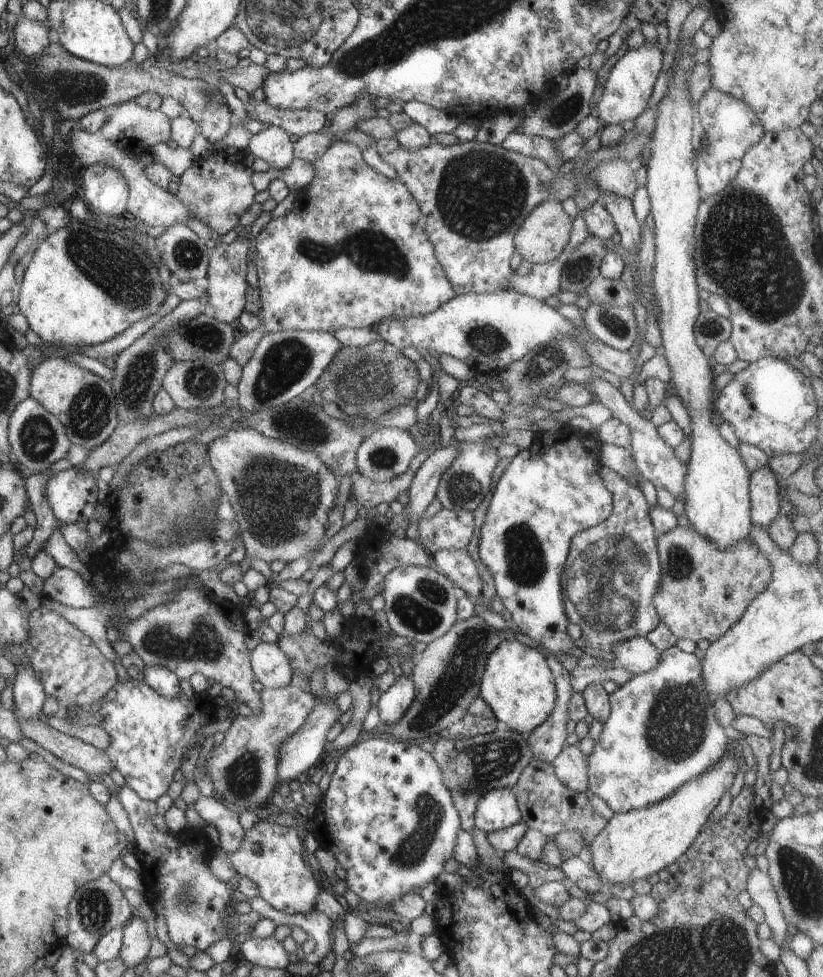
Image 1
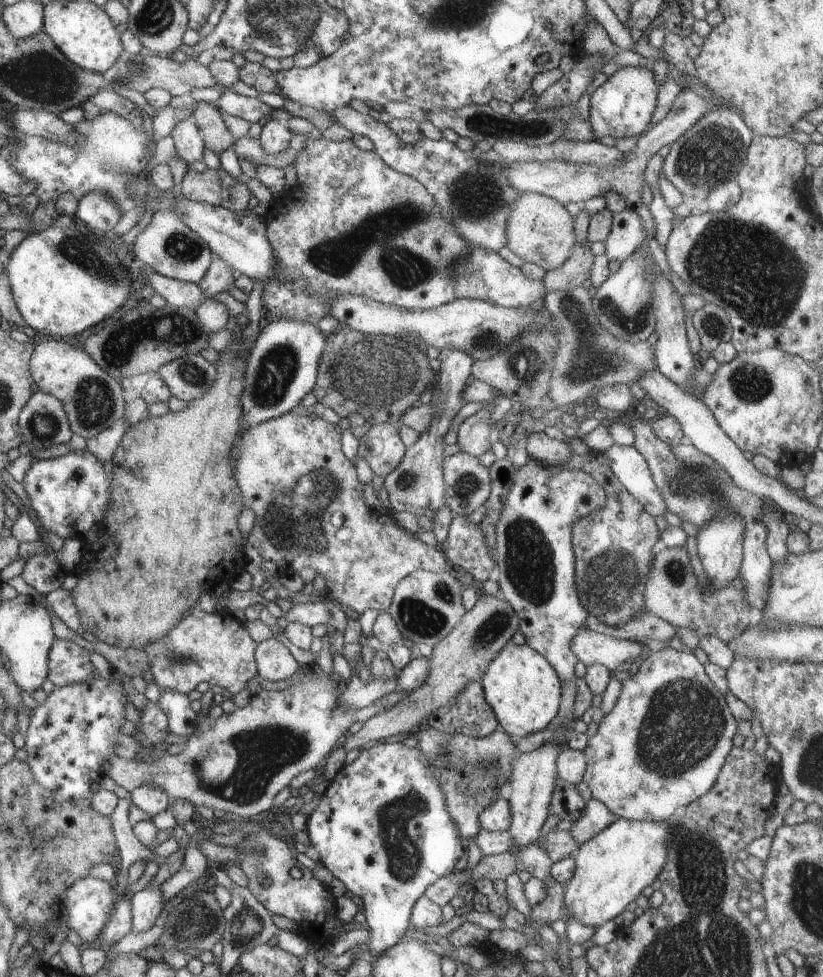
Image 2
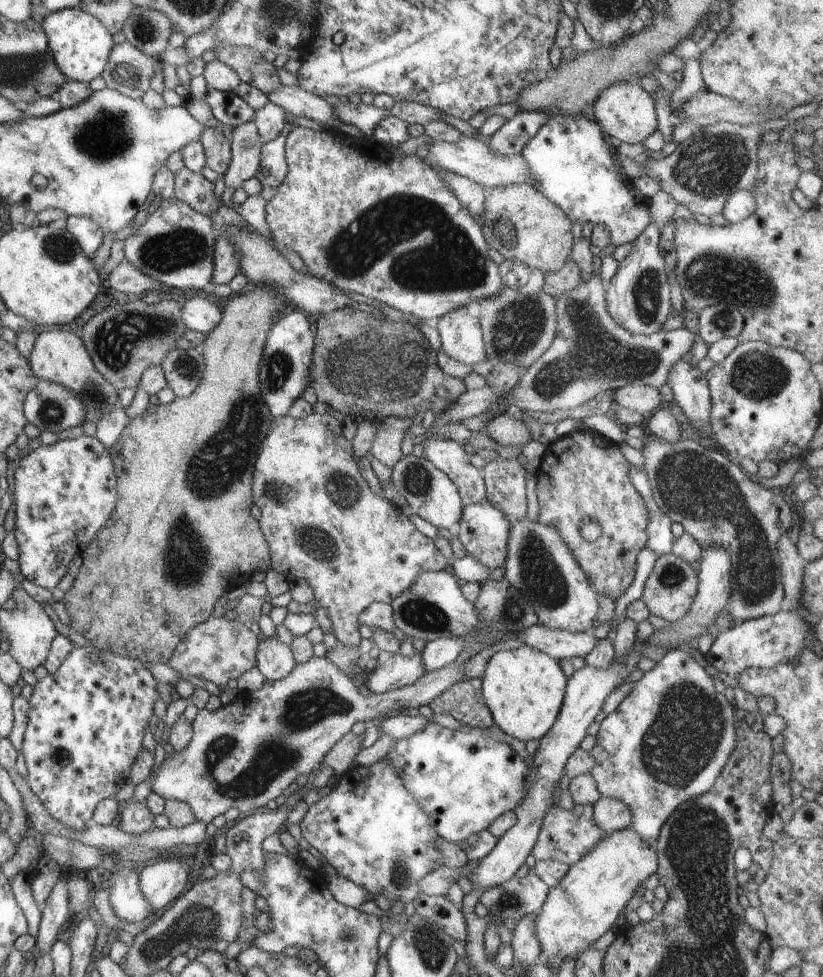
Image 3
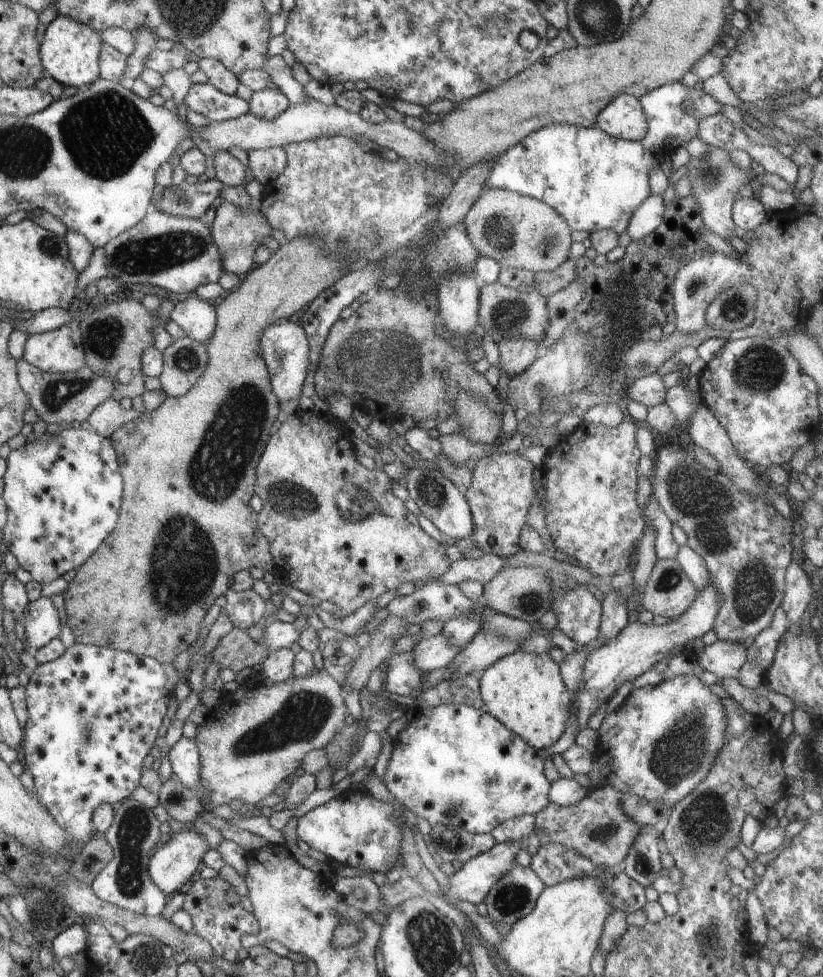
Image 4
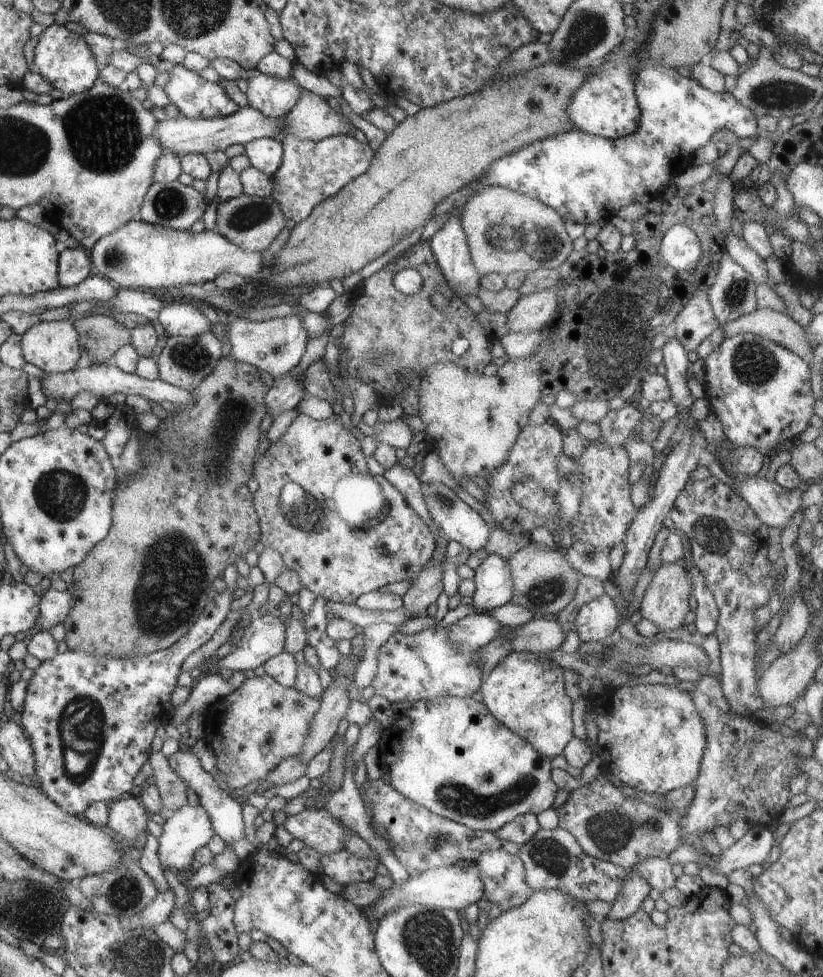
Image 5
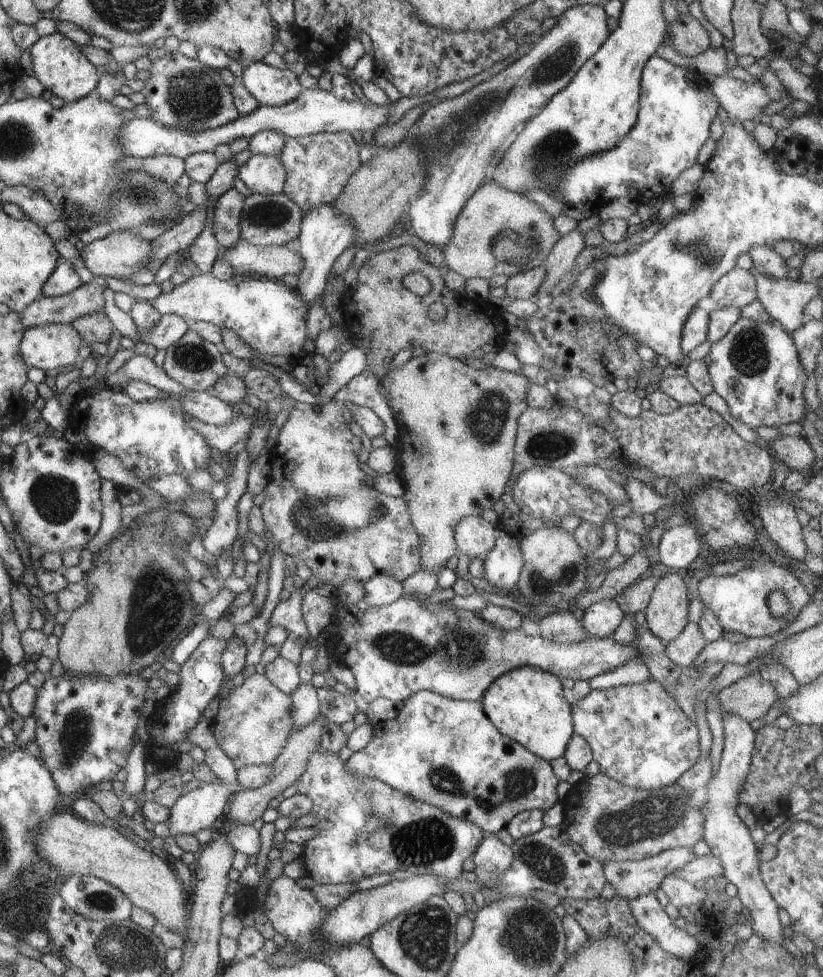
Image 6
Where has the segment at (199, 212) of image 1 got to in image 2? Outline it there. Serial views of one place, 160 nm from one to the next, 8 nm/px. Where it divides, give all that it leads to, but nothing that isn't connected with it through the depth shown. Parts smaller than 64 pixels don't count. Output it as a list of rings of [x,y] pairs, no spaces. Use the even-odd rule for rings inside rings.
[[[190,167],[183,177],[182,196],[196,202],[222,207],[235,213],[248,212],[247,204],[252,193],[247,177],[242,181],[232,178],[222,167],[202,172]]]

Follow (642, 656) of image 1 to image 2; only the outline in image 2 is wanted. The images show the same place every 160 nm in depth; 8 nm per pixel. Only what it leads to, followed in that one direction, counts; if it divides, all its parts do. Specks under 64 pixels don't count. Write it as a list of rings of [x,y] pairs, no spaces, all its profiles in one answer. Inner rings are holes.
[[[583,627],[572,637],[571,643],[574,654],[584,664],[598,663],[609,671],[622,668],[624,662],[636,662],[644,646],[634,637],[614,637]]]

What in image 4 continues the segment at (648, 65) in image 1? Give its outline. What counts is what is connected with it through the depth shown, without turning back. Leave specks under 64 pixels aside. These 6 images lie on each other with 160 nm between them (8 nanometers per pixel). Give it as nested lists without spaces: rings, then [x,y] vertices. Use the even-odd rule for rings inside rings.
[[[634,95],[612,99],[597,116],[597,126],[614,138],[639,141],[646,136],[647,116]]]

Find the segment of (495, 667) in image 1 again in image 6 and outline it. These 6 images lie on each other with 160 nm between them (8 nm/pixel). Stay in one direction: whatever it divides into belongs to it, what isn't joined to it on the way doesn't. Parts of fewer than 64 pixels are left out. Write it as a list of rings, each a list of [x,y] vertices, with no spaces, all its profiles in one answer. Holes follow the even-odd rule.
[[[522,665],[498,676],[481,696],[481,703],[488,718],[504,736],[549,761],[563,756],[575,734],[572,705],[564,697],[560,678],[534,665]]]

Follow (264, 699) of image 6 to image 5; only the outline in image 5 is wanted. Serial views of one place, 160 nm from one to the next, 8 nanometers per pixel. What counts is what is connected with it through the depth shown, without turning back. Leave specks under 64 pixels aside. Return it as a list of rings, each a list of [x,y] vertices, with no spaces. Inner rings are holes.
[[[269,675],[245,679],[235,692],[204,712],[206,741],[216,756],[220,778],[230,790],[266,781],[282,760],[302,752],[309,725],[320,708],[320,697],[308,697],[295,687],[281,686]]]

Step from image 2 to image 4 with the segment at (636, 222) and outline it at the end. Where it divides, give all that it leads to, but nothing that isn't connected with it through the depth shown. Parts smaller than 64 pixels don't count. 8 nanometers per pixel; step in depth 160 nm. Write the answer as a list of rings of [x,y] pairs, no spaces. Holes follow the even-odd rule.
[[[678,81],[655,88],[654,90],[652,90],[652,92],[642,95],[639,98],[639,101],[642,105],[642,108],[644,109],[644,112],[646,113],[647,123],[649,126],[647,128],[646,136],[643,137],[642,140],[629,141],[626,139],[614,138],[613,136],[607,135],[602,129],[598,128],[598,126],[590,128],[577,127],[569,124],[549,124],[542,129],[531,132],[528,136],[526,136],[525,139],[522,139],[517,145],[510,147],[507,151],[504,151],[495,160],[495,163],[491,168],[491,172],[487,177],[487,182],[484,186],[485,190],[482,193],[486,192],[489,188],[505,188],[520,193],[521,195],[530,195],[532,198],[544,201],[546,204],[548,204],[548,206],[554,208],[554,210],[556,210],[556,212],[558,212],[558,214],[562,216],[565,222],[569,224],[569,227],[572,231],[584,230],[584,232],[591,233],[597,230],[610,229],[619,236],[620,234],[622,234],[622,232],[624,232],[624,230],[627,230],[629,220],[633,217],[634,211],[652,194],[650,190],[650,184],[648,183],[648,175],[650,173],[650,169],[653,168],[653,172],[658,170],[658,168],[660,168],[662,158],[665,158],[667,154],[672,154],[676,148],[680,146],[686,146],[684,145],[685,142],[687,142],[686,144],[688,144],[688,142],[690,142],[692,138],[696,137],[700,119],[705,116],[714,116],[716,114],[720,114],[721,109],[724,106],[724,104],[717,102],[716,100],[714,100],[714,98],[711,98],[709,95],[702,92],[702,90],[699,90],[699,88],[694,88],[694,86],[683,86]],[[686,100],[688,100],[690,104],[693,104],[693,113],[688,113],[686,112],[686,110],[684,110],[684,102],[686,102]],[[670,136],[674,136],[674,138],[676,138],[676,142],[674,142],[673,144],[670,144],[668,142],[668,138],[670,138]]]

